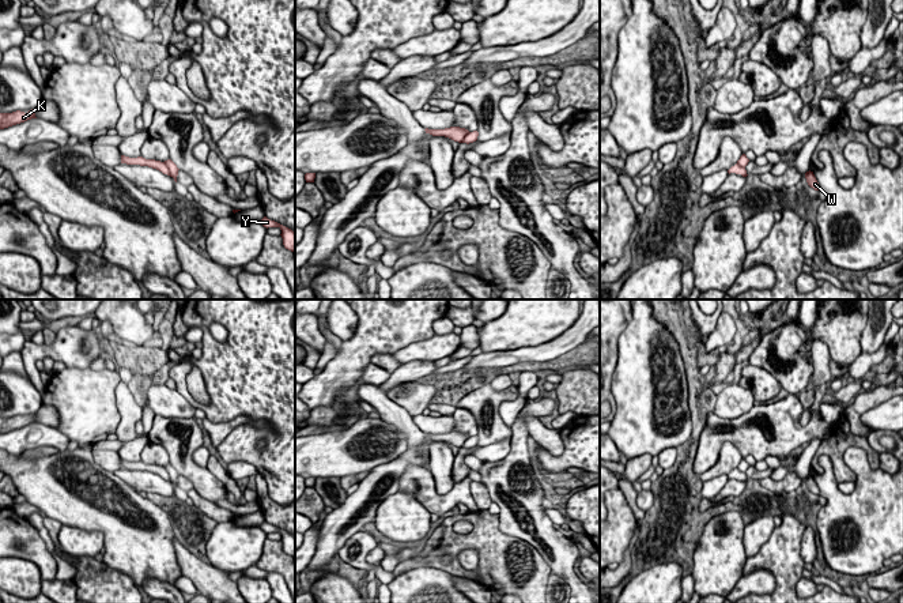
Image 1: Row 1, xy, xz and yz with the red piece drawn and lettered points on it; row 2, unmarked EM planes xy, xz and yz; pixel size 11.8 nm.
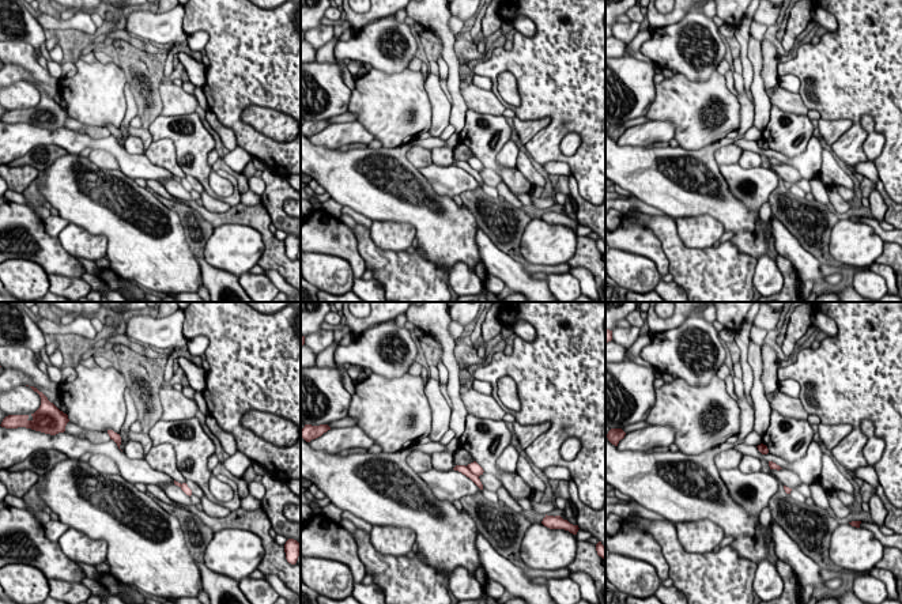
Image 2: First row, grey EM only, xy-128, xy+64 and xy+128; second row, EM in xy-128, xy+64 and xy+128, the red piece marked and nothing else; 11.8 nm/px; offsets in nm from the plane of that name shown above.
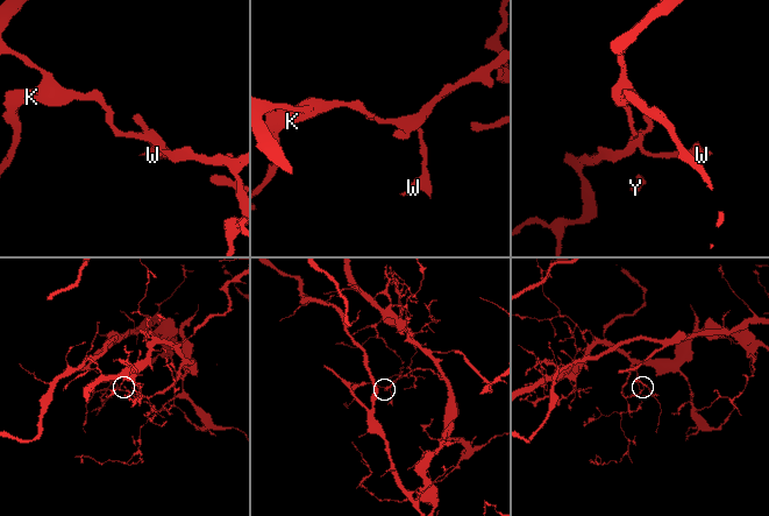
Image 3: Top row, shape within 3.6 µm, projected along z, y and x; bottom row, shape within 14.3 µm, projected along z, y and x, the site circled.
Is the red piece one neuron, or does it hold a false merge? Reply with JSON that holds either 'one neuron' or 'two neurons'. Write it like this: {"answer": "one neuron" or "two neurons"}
{"answer": "two neurons"}

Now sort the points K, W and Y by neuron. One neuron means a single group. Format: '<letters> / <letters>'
K W / Y

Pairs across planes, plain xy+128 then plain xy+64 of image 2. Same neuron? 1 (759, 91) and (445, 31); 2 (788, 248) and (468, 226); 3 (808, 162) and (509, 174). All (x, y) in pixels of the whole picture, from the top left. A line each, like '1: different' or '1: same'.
1: same
2: different
3: different

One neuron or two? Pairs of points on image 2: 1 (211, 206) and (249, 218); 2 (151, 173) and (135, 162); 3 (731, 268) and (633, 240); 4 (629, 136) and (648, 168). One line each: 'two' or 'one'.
1: two
2: one
3: two
4: two

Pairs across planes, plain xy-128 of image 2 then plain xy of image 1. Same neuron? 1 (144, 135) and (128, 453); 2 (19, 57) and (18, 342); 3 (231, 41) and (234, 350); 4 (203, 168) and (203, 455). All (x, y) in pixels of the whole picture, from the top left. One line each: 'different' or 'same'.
1: different
2: same
3: same
4: different

